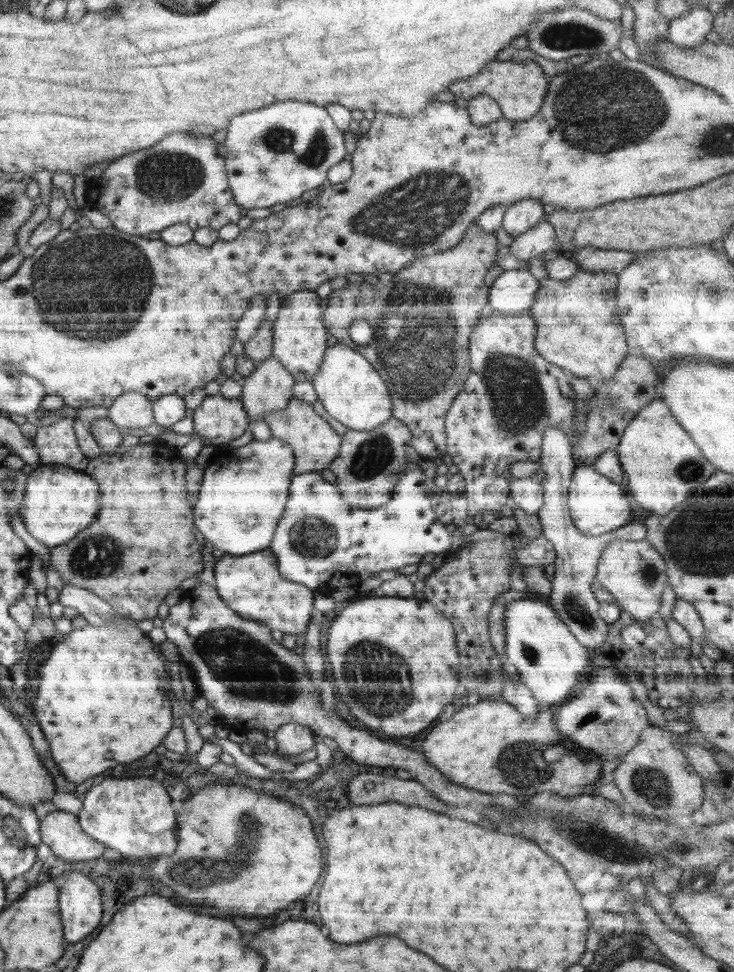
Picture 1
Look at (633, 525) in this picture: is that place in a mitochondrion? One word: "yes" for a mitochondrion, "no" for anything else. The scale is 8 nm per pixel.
no

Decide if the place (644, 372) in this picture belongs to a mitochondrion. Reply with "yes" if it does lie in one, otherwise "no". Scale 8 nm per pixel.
no

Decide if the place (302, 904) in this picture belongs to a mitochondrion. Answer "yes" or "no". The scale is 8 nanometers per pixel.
no

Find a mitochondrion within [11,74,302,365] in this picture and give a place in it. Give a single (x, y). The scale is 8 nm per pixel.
(103, 279)

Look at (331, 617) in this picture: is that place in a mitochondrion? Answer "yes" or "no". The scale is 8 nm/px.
no

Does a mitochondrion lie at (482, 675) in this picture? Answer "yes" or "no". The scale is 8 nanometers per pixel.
yes

